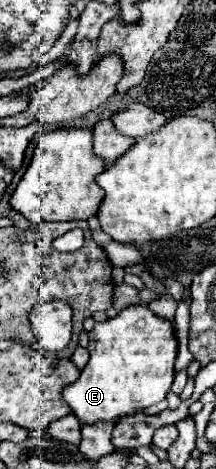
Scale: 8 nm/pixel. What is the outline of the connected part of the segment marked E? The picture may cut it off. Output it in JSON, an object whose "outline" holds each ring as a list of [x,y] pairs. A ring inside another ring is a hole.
{"outline":[[[147,304],[127,306],[115,318],[95,324],[89,332],[89,354],[91,358],[81,370],[79,380],[65,386],[63,398],[85,424],[117,420],[125,414],[145,410],[167,396],[175,378],[175,328],[167,318],[151,312]]]}

